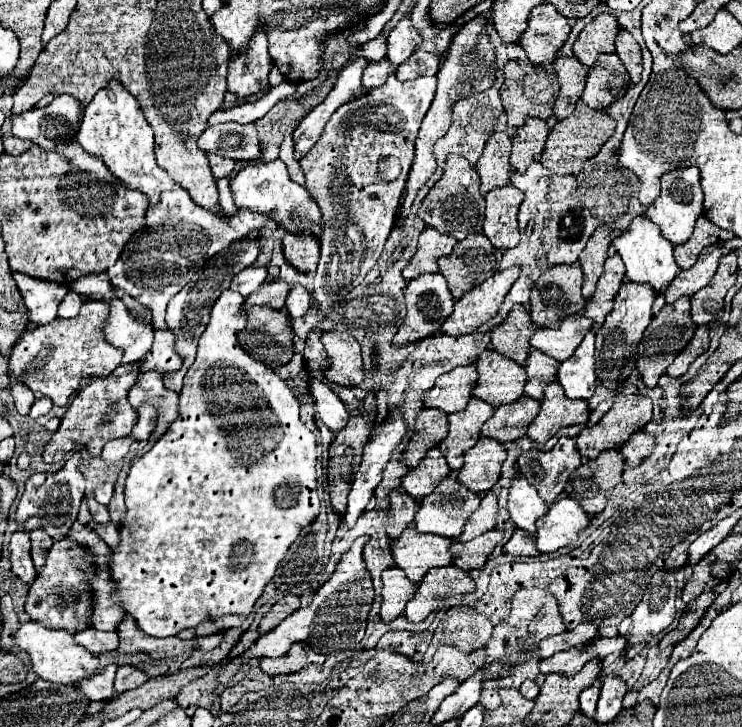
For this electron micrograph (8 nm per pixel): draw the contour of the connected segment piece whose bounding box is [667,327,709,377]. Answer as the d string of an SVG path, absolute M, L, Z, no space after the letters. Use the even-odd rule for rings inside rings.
M699 327L695 331L695 337L691 339L691 343L675 357L675 361L667 367L667 375L671 377L681 377L689 365L703 353L709 349L709 329L707 327Z

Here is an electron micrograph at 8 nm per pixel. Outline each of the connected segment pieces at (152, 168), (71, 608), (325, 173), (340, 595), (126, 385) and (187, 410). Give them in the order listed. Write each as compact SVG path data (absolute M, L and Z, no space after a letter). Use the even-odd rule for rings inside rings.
M111 81L85 107L75 141L79 141L87 153L101 155L109 171L125 187L139 189L149 199L149 207L145 211L145 229L137 231L131 237L131 241L127 241L117 263L109 267L107 273L111 277L113 287L127 291L131 297L135 297L139 303L153 311L155 323L161 321L161 317L165 317L167 301L173 295L177 295L185 283L189 283L195 269L203 267L207 259L211 259L231 243L243 239L255 229L261 229L265 221L271 219L269 215L251 213L247 209L237 211L247 213L247 219L219 219L211 211L195 205L189 199L189 193L183 187L179 187L179 183L175 183L167 175L167 171L163 171L155 163L153 131L145 121L139 103L127 93L127 89L123 89L119 81ZM157 273L171 273L175 277L159 277Z
M69 537L55 541L47 553L47 561L45 561L43 569L39 571L37 579L33 581L33 585L29 587L29 593L27 593L25 611L31 617L31 621L39 621L47 629L65 629L71 635L85 629L83 623L77 623L75 603L79 601L81 591L91 591L89 577L93 573L95 573L95 567L91 563L87 547L73 543Z
M417 77L415 81L405 81L405 83L397 79L387 81L383 87L373 89L369 95L341 105L327 121L321 139L313 145L309 155L303 157L301 169L307 179L305 187L321 207L325 227L327 227L321 237L321 259L319 259L315 289L313 289L313 297L319 305L319 313L333 311L333 307L339 305L339 301L343 299L345 289L357 287L365 279L367 271L377 263L381 249L397 219L407 175L415 157L417 131L431 107L431 99L435 97L435 91L437 91L437 77ZM383 155L397 155L401 161L401 175L395 181L385 181L379 177L377 163L383 159Z
M363 535L353 541L351 549L341 557L337 563L335 573L329 577L329 581L313 595L313 601L289 615L281 625L277 625L273 631L261 635L257 643L247 651L249 659L263 659L263 657L281 657L287 655L293 643L307 643L311 641L311 647L319 649L321 653L341 653L341 651L353 651L361 643L367 627L367 617L375 599L373 581L365 567L363 559L363 547L369 541L369 535Z
M119 365L109 377L95 379L95 383L85 385L71 401L67 413L61 417L61 425L53 433L51 441L45 445L43 461L57 463L69 451L81 451L81 449L89 451L91 457L101 457L101 449L107 441L117 439L117 437L127 437L131 429L135 427L135 423L139 421L137 411L127 401L127 391L131 389L135 381L137 381L137 371L131 365ZM111 403L115 403L117 411L115 411L115 417L107 419L107 407L111 407Z
M223 291L223 295L215 301L211 309L211 321L205 333L199 339L199 351L195 363L189 367L183 383L183 391L179 395L179 419L167 429L167 433L147 451L141 459L137 459L125 481L125 505L127 515L119 527L119 547L111 549L109 557L109 573L115 587L113 599L123 607L127 615L135 619L141 631L151 637L175 637L183 629L197 627L207 619L219 619L225 615L243 615L247 617L261 597L265 585L275 577L275 571L283 557L287 555L293 541L299 533L311 525L319 515L319 495L317 495L317 439L299 419L299 401L287 387L287 383L267 365L255 361L245 353L245 349L237 341L237 333L247 325L245 317L245 297L237 291Z

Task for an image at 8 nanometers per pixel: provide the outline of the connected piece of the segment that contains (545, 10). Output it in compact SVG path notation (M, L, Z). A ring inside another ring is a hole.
M541 3L531 11L527 31L521 35L519 45L527 51L533 65L553 63L569 33L569 19L563 17L551 3Z

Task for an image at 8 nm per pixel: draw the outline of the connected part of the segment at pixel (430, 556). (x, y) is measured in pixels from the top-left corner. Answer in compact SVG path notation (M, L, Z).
M407 527L403 531L403 535L397 541L393 541L391 551L393 551L393 559L395 559L397 567L401 567L405 571L405 575L413 583L419 583L423 579L423 575L427 575L429 569L453 565L453 555L449 551L451 543L453 541L447 539L447 537L441 537L441 535L425 535L425 533L419 533L415 527Z

